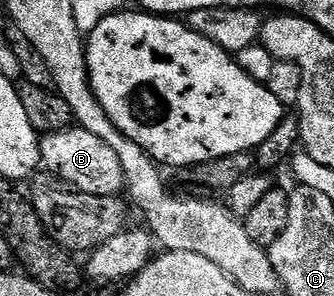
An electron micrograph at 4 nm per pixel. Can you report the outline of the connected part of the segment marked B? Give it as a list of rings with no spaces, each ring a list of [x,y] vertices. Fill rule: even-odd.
[[[75,126],[64,132],[46,134],[41,137],[40,143],[45,171],[57,176],[59,180],[81,192],[97,196],[116,196],[123,191],[124,175],[120,158],[116,156],[112,146],[104,143],[87,128]]]

